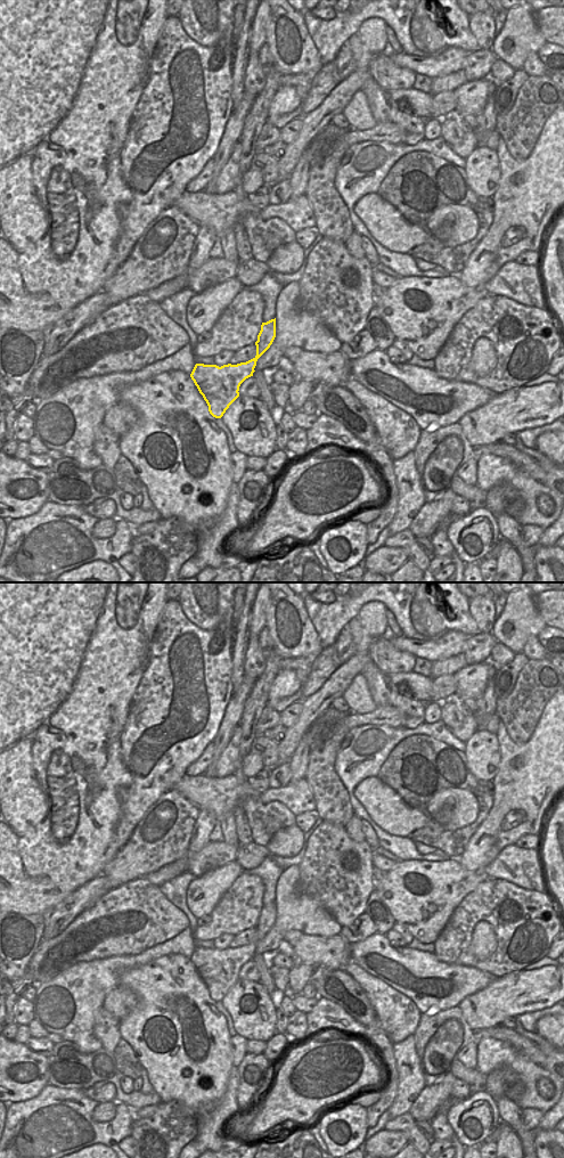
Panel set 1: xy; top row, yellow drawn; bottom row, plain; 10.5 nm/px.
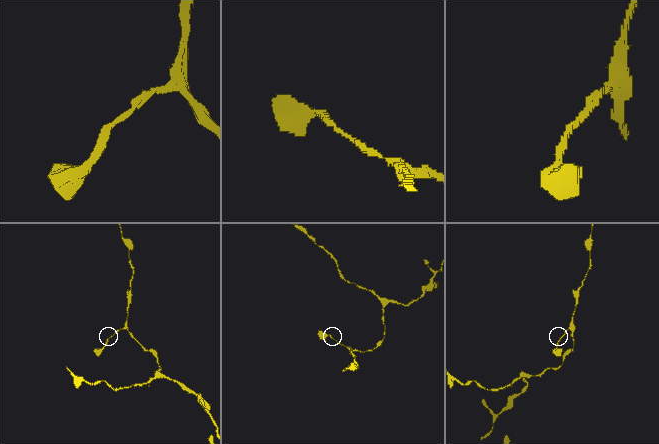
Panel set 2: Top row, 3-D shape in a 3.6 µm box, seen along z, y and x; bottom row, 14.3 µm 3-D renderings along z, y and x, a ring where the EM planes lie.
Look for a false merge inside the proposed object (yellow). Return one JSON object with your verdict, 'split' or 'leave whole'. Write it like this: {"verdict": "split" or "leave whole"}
{"verdict": "leave whole"}

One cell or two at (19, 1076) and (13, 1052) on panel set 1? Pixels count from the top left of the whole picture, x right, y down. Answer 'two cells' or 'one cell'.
one cell

